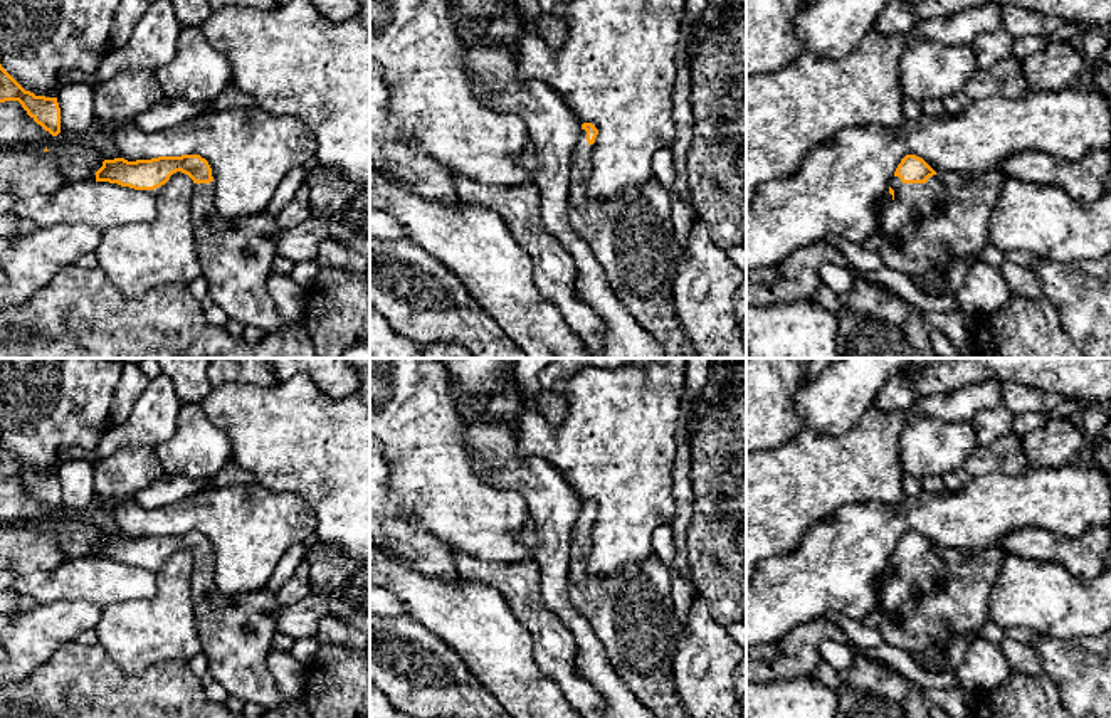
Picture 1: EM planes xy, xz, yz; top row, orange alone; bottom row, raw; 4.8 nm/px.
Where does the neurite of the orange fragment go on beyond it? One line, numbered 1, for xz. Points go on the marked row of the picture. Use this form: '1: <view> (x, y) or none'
1: xz (632, 237)

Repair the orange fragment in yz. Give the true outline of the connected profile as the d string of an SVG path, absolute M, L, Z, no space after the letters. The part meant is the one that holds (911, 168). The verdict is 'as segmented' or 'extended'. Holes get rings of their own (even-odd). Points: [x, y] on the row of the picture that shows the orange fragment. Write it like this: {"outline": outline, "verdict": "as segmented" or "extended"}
{"outline": "M906 155L889 183L892 202L881 212L882 266L918 276L935 289L935 296L946 296L951 269L960 259L977 261L990 244L990 215L1008 178L990 170L982 175L936 173L923 158Z", "verdict": "extended"}

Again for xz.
{"outline": "M583 123L570 156L568 222L590 245L608 286L635 321L664 348L664 358L698 358L696 348L681 330L672 298L672 282L679 271L681 245L671 222L671 197L656 180L627 188L617 198L592 198L588 182L592 150L598 129Z", "verdict": "extended"}

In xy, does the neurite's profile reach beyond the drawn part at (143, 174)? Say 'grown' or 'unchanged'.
grown

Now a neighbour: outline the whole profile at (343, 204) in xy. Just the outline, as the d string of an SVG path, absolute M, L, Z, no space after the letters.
M319 165L306 183L311 215L328 224L331 239L370 259L370 180L353 182Z

